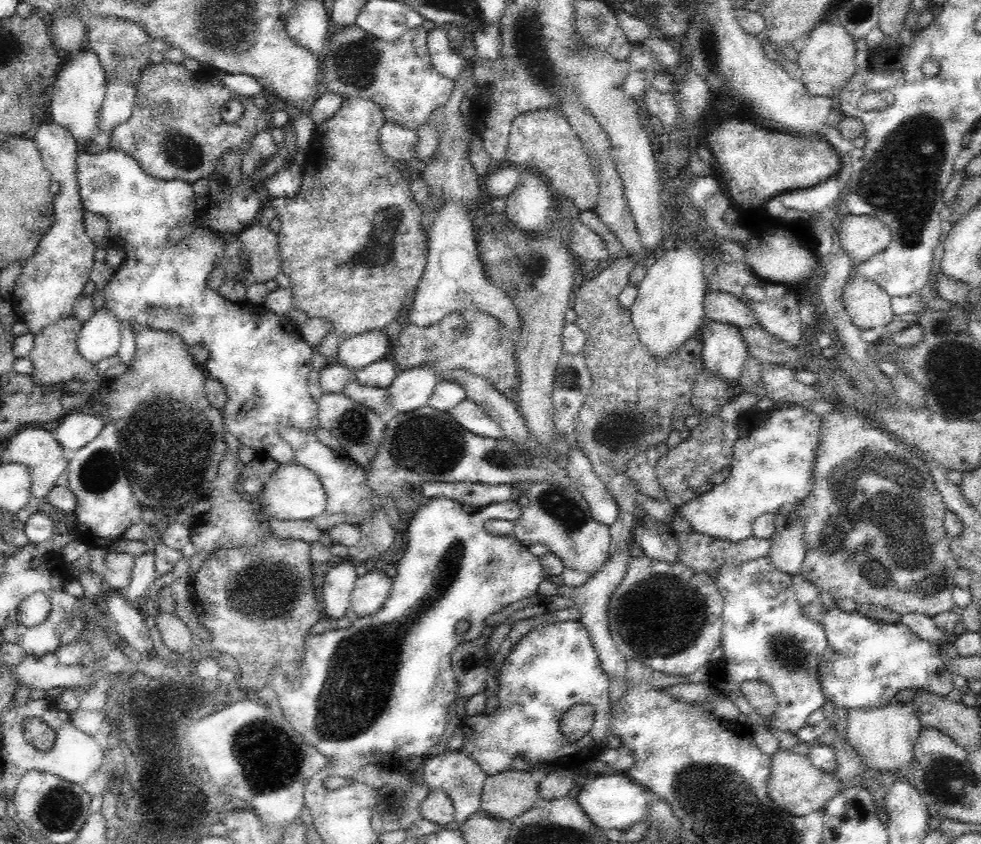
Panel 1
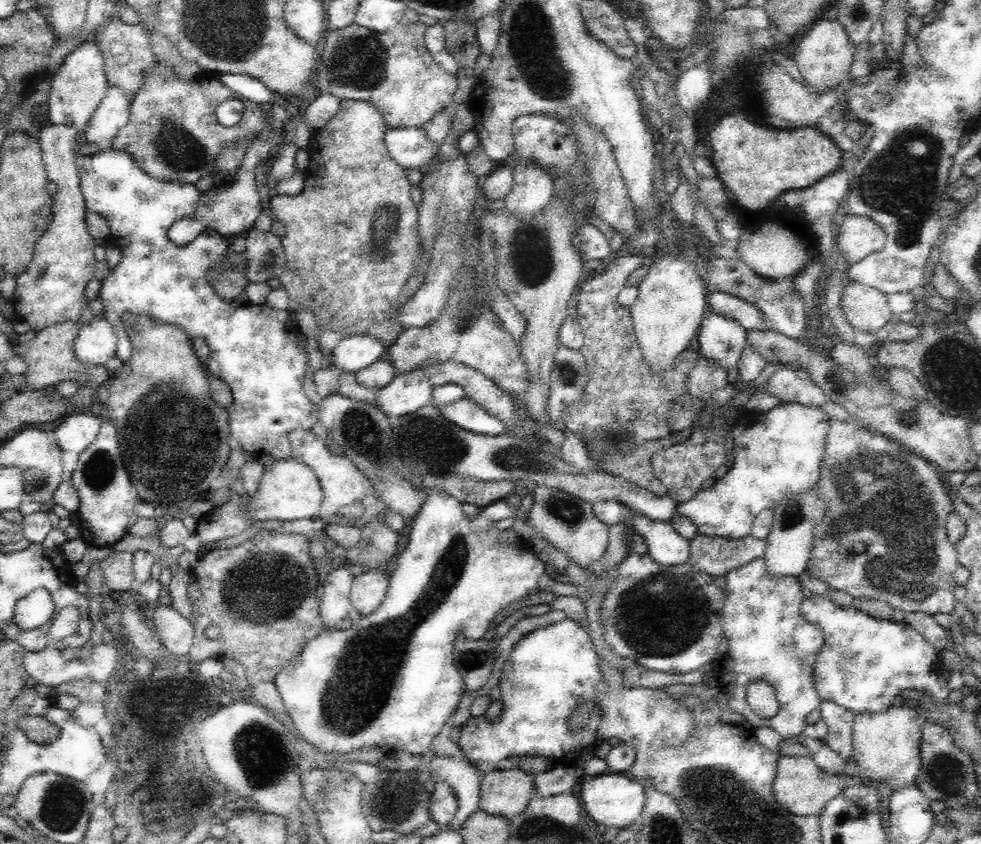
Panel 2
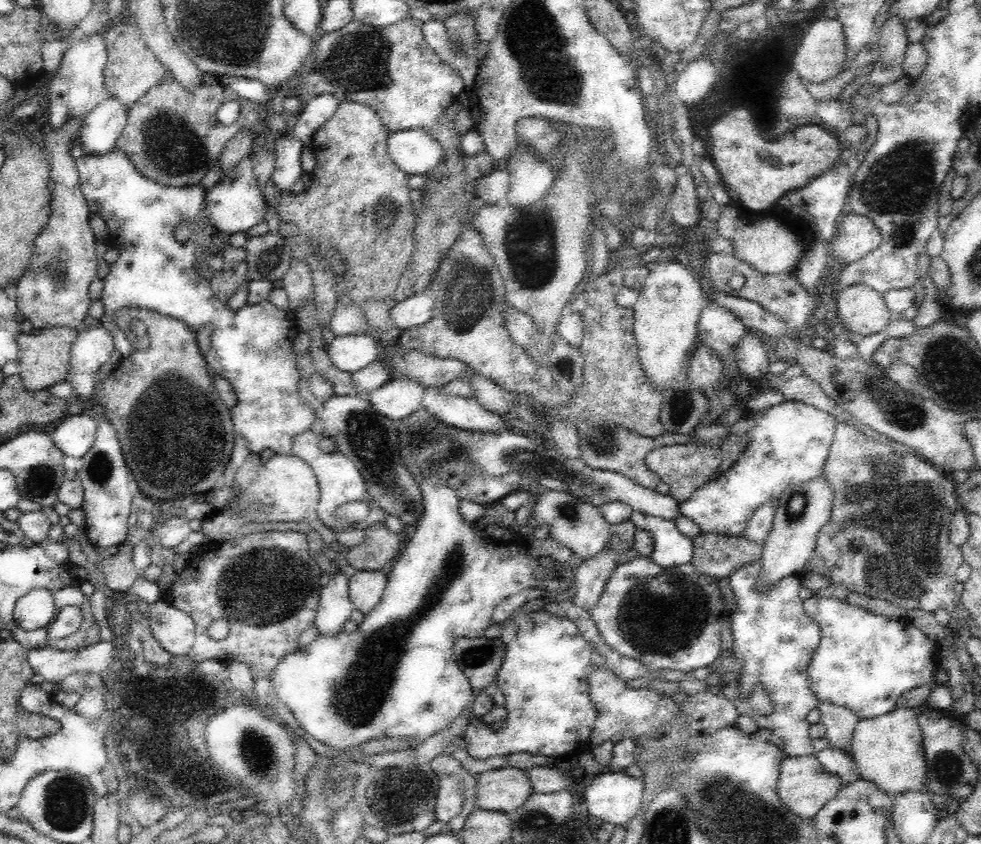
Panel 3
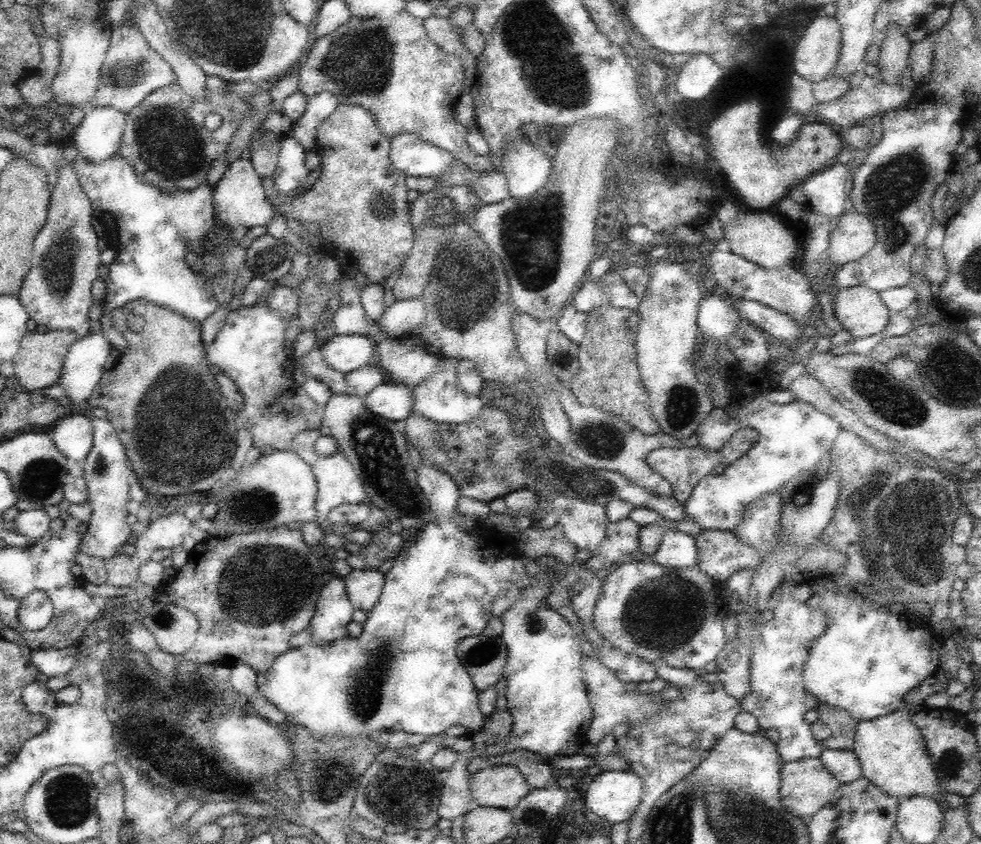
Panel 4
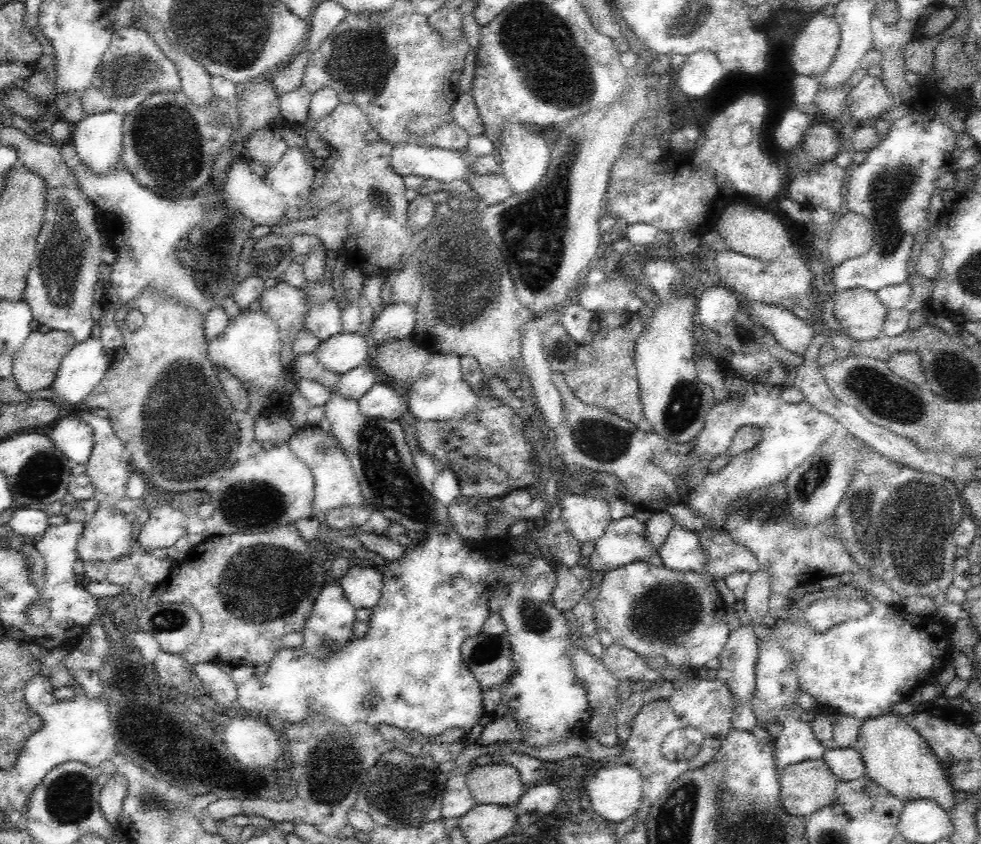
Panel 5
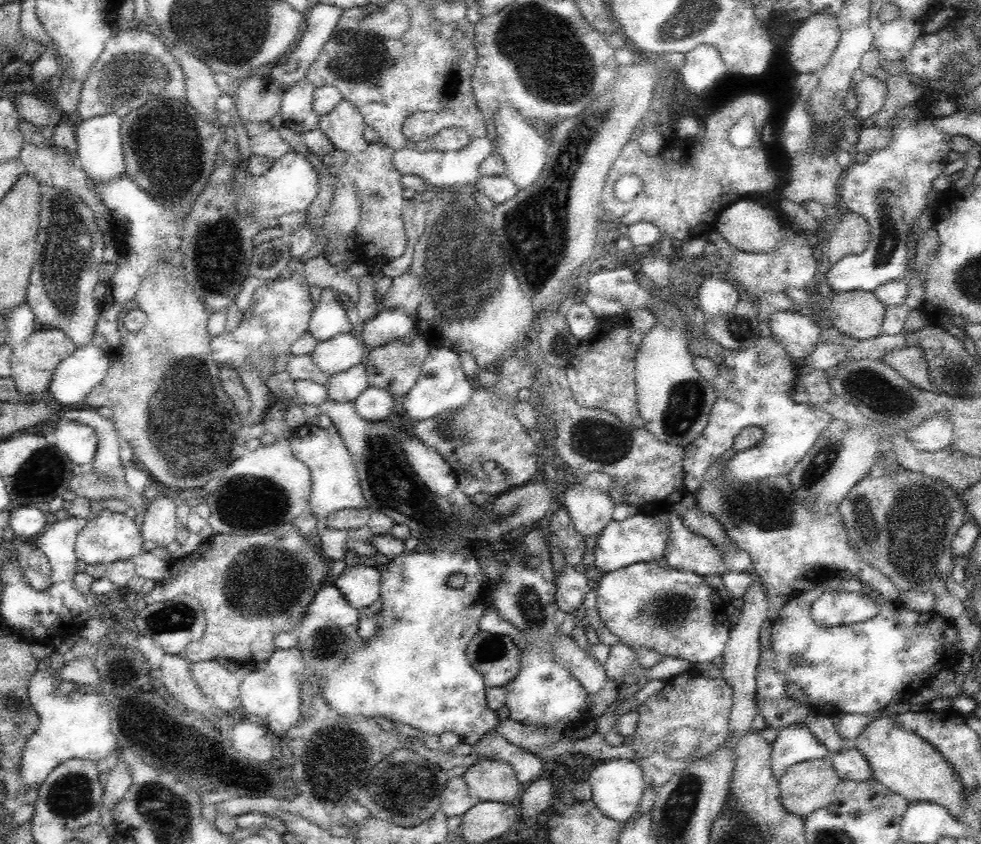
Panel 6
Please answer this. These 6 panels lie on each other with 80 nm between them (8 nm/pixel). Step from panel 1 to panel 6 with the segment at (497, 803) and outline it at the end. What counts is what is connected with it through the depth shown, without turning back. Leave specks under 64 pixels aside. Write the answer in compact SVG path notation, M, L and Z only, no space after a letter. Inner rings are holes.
M485 758L475 761L463 774L468 792L480 801L517 803L521 784L514 767L507 762Z

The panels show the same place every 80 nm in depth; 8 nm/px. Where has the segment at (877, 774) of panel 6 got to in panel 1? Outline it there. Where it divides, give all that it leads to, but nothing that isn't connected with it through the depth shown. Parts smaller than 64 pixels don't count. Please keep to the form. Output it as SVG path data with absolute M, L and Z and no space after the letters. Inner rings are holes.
M888 703L884 706L879 706L875 709L850 709L848 713L848 720L845 730L845 735L847 738L847 742L850 743L850 746L858 753L858 756L860 756L860 759L864 761L864 765L866 765L866 768L870 768L870 770L876 770L878 773L886 773L889 770L894 770L897 772L900 772L903 777L900 777L900 779L906 779L909 775L909 772L911 771L911 766L914 764L914 745L916 744L916 741L918 740L918 737L920 736L920 733L922 732L922 723L920 722L920 717L917 711L917 708L915 707L915 704L912 703Z

